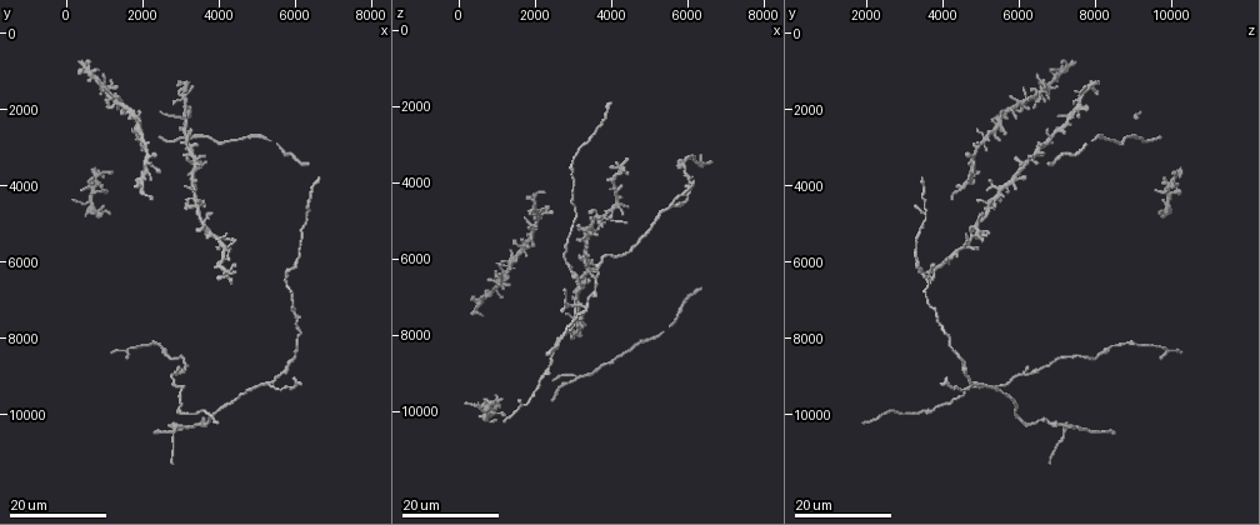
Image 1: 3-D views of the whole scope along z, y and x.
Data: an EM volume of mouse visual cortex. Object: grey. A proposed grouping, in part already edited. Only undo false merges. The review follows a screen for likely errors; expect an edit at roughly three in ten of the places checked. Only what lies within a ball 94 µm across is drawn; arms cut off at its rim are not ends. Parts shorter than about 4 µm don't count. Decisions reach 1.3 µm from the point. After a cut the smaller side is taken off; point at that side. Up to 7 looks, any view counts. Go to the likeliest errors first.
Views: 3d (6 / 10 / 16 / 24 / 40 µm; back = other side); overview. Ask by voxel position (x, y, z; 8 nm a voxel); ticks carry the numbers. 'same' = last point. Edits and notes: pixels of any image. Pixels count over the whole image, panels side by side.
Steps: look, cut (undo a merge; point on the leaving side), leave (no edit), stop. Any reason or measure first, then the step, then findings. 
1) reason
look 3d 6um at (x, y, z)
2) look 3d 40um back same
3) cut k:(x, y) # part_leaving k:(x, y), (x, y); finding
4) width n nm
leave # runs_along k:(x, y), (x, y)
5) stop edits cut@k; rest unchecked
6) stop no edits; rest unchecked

look 3d 24um at (3150, 2000, 7550)

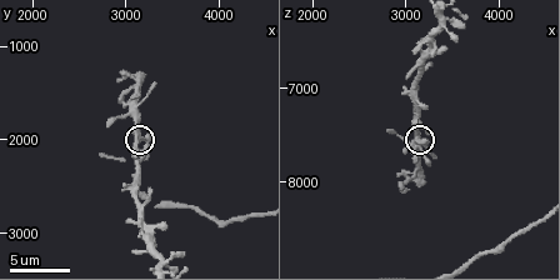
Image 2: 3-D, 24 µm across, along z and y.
look 3d 6um at (3100, 1900, 7600)

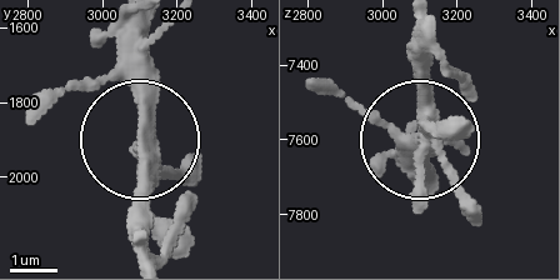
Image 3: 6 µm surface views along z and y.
side_arm 20 um
leave # one neuron here

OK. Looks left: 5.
four or more arms meet
look 3d 16um at (3850, 5250, 4950)

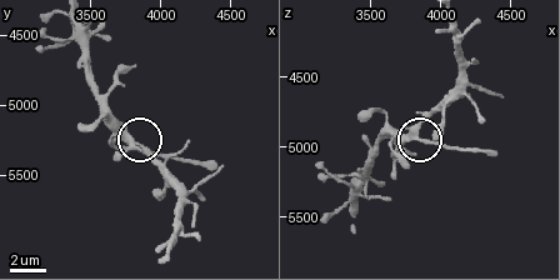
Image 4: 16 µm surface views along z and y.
look 3d 10um same

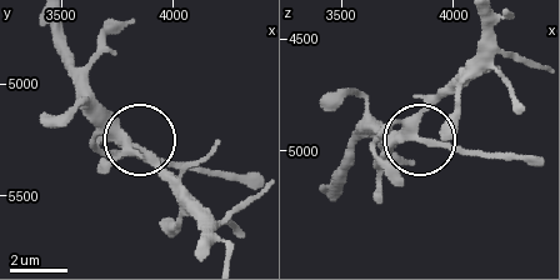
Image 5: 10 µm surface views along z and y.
side_arm 5 um; arms 4
leave # one neuron here

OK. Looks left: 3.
a fork
look 3d 24um at (3350, 10350, 7250)

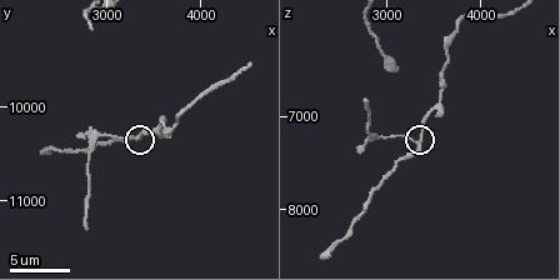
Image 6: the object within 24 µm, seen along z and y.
look 3d 6um at (3300, 10300, 7300)

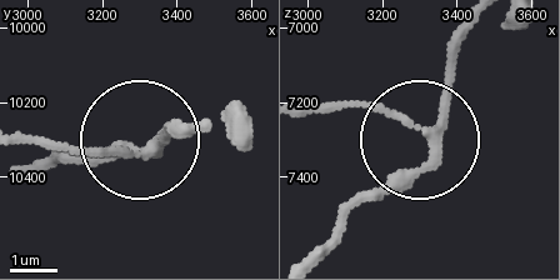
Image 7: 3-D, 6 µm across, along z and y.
arms 3
leave # runs_along 7:(194, 121), (123, 158), (26, 145); one neuron here

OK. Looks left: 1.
stop no edits; rest unchecked

